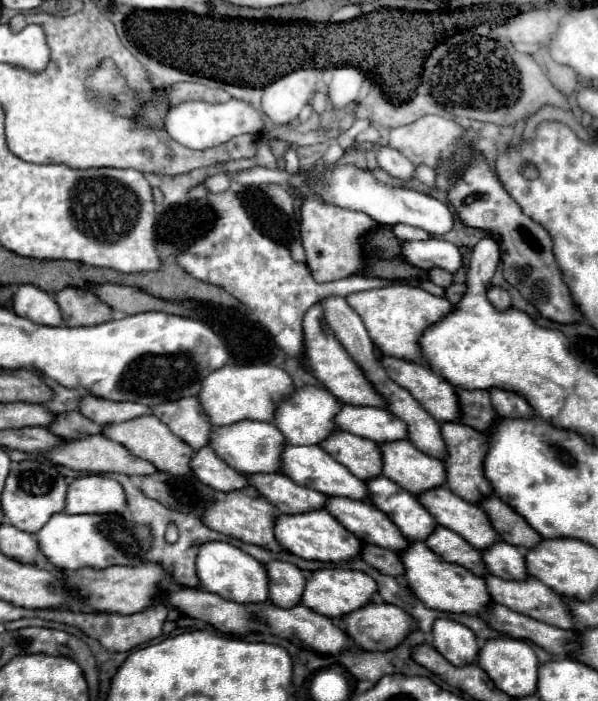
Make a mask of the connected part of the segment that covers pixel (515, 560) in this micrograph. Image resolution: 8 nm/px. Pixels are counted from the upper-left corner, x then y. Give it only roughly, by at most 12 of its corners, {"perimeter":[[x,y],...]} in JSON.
{"perimeter":[[503,540],[481,552],[485,568],[503,580],[529,576],[523,552]]}

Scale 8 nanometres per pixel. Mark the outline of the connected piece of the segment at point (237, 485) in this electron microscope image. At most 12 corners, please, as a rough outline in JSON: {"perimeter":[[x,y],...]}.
{"perimeter":[[209,446],[191,456],[191,474],[221,492],[241,490],[247,478]]}

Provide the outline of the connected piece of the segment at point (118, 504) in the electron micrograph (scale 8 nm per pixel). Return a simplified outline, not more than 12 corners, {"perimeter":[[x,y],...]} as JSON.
{"perimeter":[[85,474],[67,486],[67,514],[123,514],[123,488]]}

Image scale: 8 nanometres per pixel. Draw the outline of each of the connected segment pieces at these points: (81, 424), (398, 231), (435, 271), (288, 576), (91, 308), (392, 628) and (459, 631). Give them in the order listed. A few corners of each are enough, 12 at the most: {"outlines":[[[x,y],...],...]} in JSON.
{"outlines":[[[77,410],[57,414],[47,426],[61,438],[101,434],[103,428]],[[395,224],[397,238],[429,238],[423,228]],[[443,268],[427,270],[431,282],[447,288],[453,282],[451,272]],[[281,560],[265,564],[269,600],[301,602],[305,574]],[[63,288],[55,302],[63,326],[111,320],[95,288]],[[369,602],[339,622],[361,650],[391,650],[415,628],[399,606]],[[449,618],[433,622],[433,648],[455,666],[473,664],[475,634]]]}

